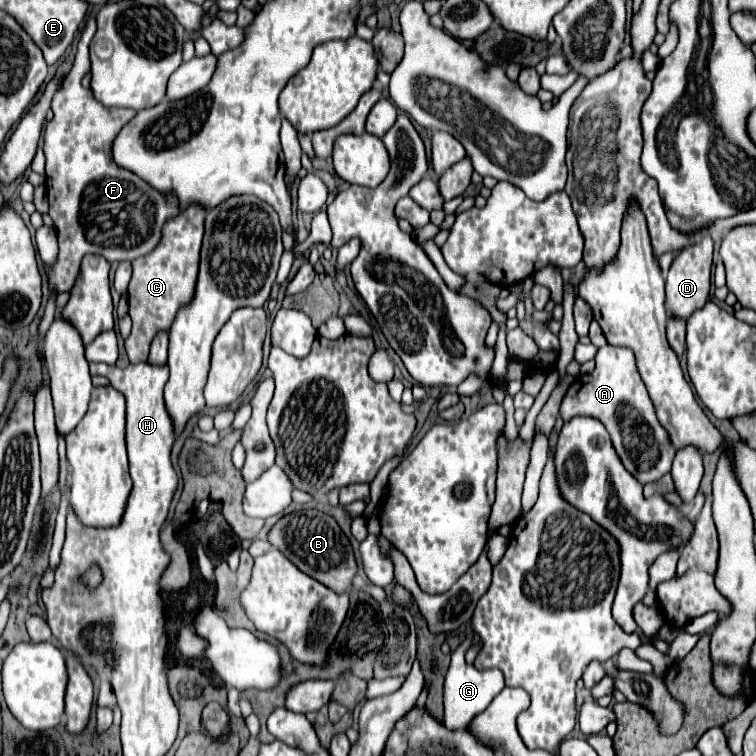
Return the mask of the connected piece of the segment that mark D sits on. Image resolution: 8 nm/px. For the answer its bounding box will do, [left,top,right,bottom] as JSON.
[666,235,712,319]

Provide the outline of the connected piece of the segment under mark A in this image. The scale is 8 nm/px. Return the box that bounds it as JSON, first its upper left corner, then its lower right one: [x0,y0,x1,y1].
[560,345,676,485]

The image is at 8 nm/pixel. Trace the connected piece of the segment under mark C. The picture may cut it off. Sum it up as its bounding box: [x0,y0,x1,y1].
[124,203,206,363]

